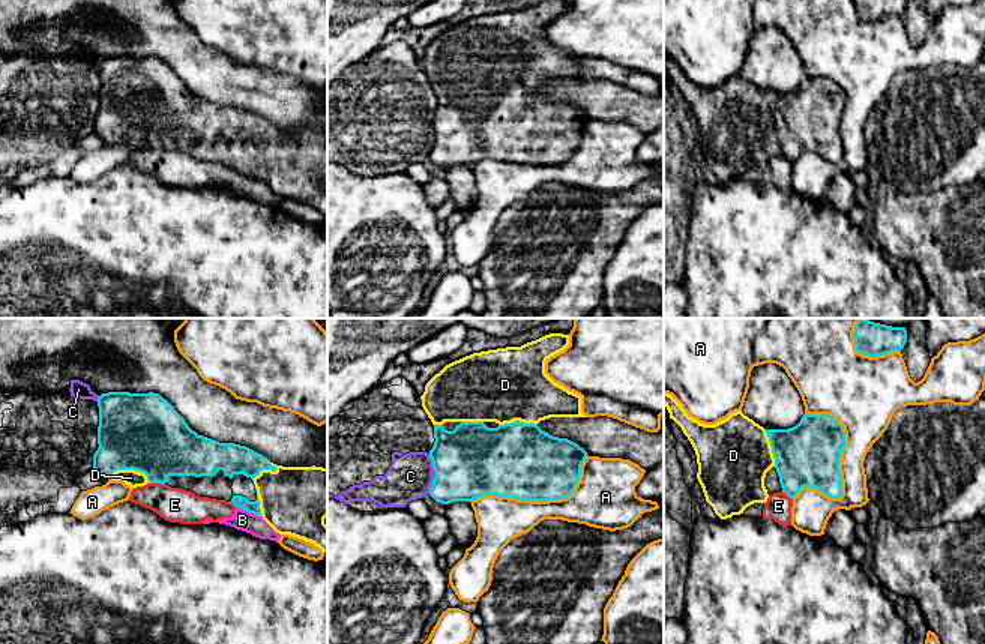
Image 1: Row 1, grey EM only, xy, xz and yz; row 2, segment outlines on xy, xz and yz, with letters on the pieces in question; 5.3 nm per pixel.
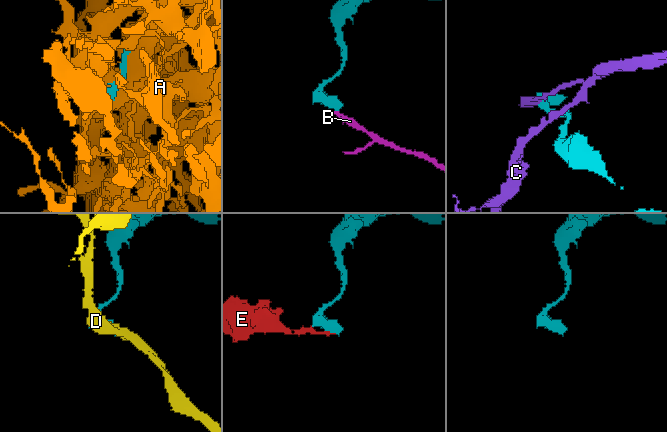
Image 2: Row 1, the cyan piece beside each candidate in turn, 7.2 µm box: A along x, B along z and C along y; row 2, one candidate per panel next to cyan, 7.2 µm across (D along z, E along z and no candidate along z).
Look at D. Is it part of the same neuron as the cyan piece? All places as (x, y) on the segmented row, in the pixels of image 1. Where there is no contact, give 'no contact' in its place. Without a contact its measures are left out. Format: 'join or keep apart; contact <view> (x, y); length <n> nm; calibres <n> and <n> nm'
join; contact xy (131, 469); length 220 nm; calibres 420 and 90 nm

